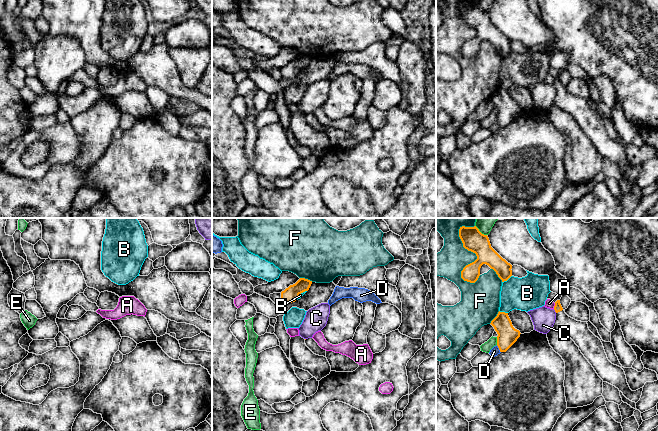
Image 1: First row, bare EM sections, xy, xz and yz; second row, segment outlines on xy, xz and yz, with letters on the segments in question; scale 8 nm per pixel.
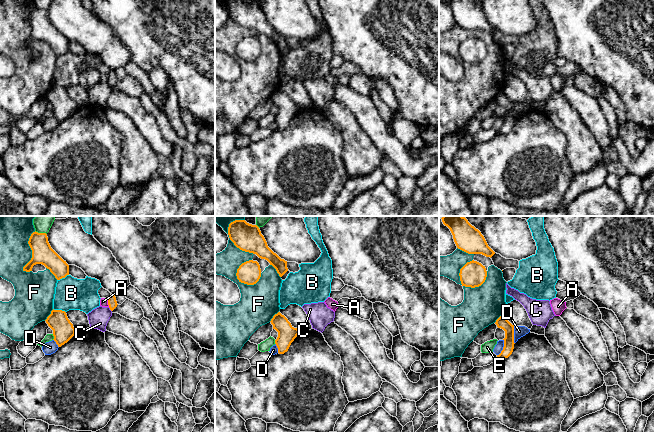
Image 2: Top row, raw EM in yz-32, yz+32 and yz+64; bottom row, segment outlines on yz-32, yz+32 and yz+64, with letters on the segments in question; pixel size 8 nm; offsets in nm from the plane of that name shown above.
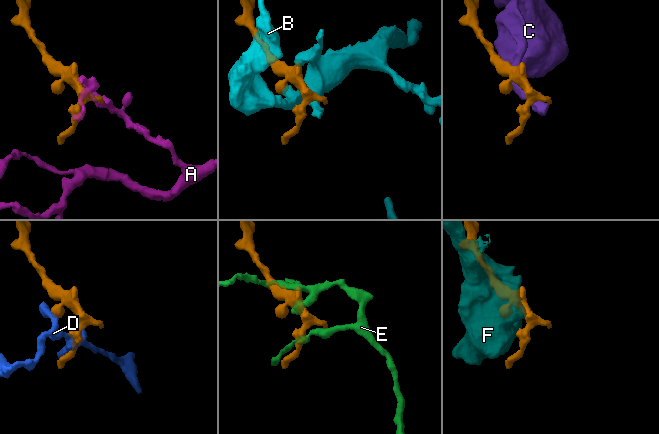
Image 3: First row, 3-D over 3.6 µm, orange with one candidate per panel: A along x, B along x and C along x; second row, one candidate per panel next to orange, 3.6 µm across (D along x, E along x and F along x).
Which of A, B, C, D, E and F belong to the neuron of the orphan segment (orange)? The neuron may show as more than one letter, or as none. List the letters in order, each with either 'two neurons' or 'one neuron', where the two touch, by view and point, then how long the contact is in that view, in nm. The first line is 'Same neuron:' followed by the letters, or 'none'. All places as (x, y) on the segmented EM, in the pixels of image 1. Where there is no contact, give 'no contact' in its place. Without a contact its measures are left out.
Same neuron: none
A: two neurons; contact yz (554, 306); length 50 nm
B: two neurons; contact yz (506, 280); length 100 nm
C: two neurons; contact yz (555, 311); length 40 nm
D: two neurons; contact yz (499, 349); length 70 nm
E: two neurons; contact yz (497, 341); length 60 nm
F: two neurons; contact yz (471, 251); length 480 nm

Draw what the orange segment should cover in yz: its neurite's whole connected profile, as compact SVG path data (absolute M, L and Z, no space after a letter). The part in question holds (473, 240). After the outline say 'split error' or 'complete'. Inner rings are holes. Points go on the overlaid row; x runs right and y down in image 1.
M476 226L460 227L459 237L463 247L477 256L474 262L466 265L461 271L461 278L464 281L475 283L480 276L480 268L483 264L493 269L502 282L512 276L512 265L491 247L488 236L482 234Z; complete

